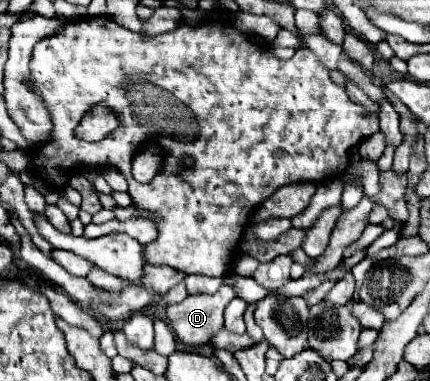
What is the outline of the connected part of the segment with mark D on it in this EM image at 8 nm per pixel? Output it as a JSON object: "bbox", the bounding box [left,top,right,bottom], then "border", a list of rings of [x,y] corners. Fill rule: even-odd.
{"bbox":[167,286,235,344],"border":[[[221,286],[215,294],[187,296],[179,304],[167,306],[167,316],[179,340],[185,344],[205,344],[223,328],[223,310],[235,298],[231,286]]]}

